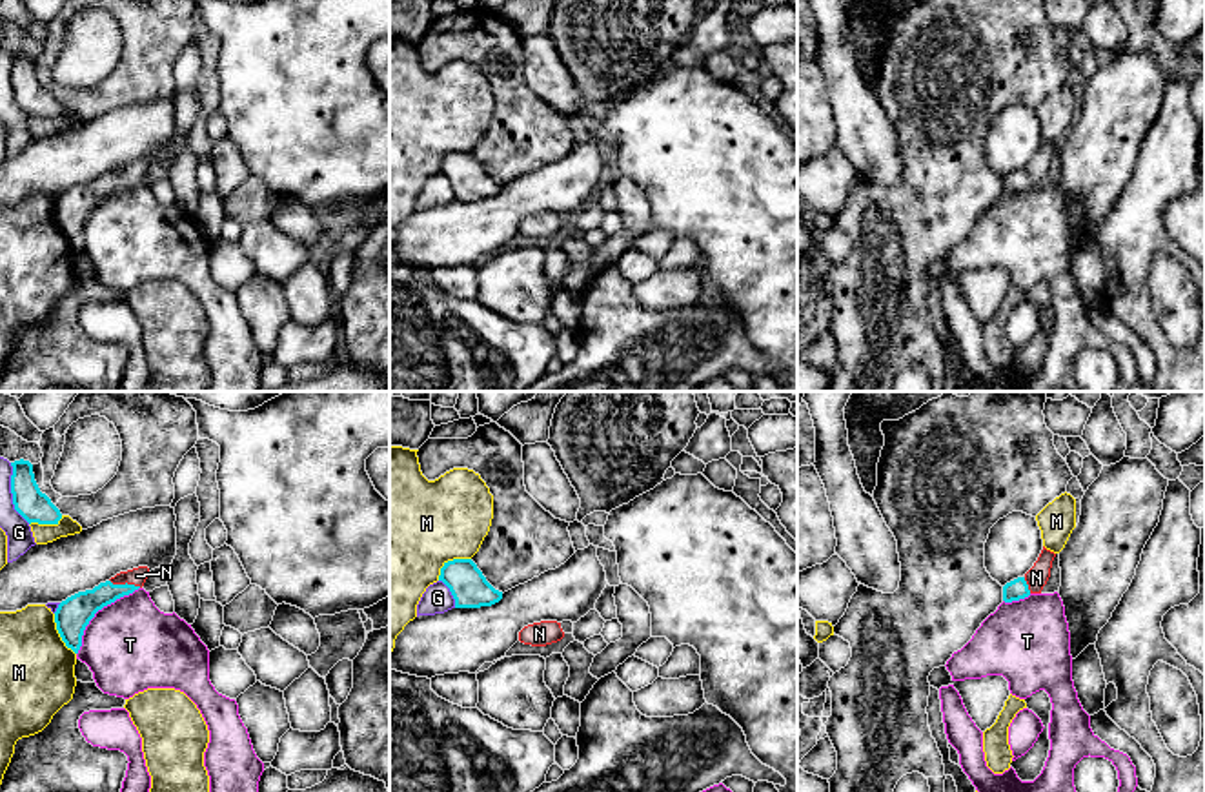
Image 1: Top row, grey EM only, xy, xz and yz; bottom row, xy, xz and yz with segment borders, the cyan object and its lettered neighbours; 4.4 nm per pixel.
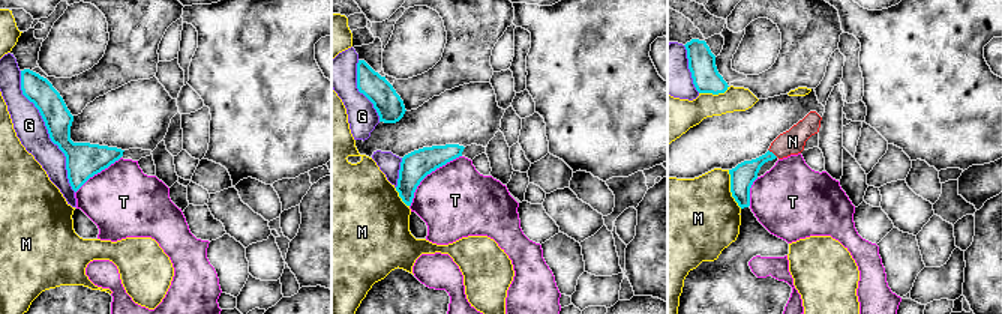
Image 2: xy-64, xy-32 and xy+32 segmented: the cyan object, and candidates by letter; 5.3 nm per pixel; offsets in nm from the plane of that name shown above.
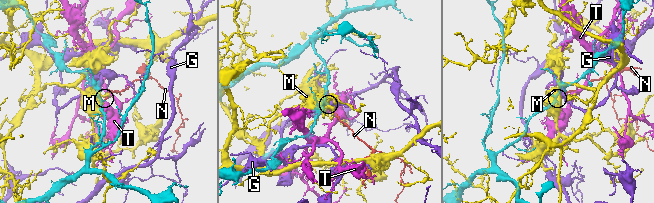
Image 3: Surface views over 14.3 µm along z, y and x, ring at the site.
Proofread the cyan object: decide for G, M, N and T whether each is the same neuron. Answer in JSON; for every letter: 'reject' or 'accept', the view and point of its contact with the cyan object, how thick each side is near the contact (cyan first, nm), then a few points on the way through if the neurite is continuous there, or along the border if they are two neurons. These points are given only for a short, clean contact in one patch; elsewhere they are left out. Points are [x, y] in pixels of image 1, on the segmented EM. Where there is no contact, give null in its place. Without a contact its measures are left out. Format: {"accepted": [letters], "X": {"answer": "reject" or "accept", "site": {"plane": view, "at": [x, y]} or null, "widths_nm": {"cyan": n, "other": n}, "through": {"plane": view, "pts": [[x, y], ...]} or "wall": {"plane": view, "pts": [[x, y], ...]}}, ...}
{"accepted": ["N"], "G": {"answer": "reject", "site": {"plane": "xy", "at": [11, 492]}, "widths_nm": {"cyan": 140, "other": 110}}, "M": {"answer": "reject", "site": {"plane": "xz", "at": [450, 561]}, "widths_nm": {"cyan": 160, "other": 460}}, "N": {"answer": "accept", "site": {"plane": "xy", "at": [126, 583]}, "widths_nm": {"cyan": 140, "other": 80}, "through": {"plane": "xy", "pts": [[77, 610], [126, 583], [137, 576]]}}, "T": {"answer": "reject", "site": {"plane": "xy", "at": [97, 610]}, "widths_nm": {"cyan": 150, "other": 400}}}

